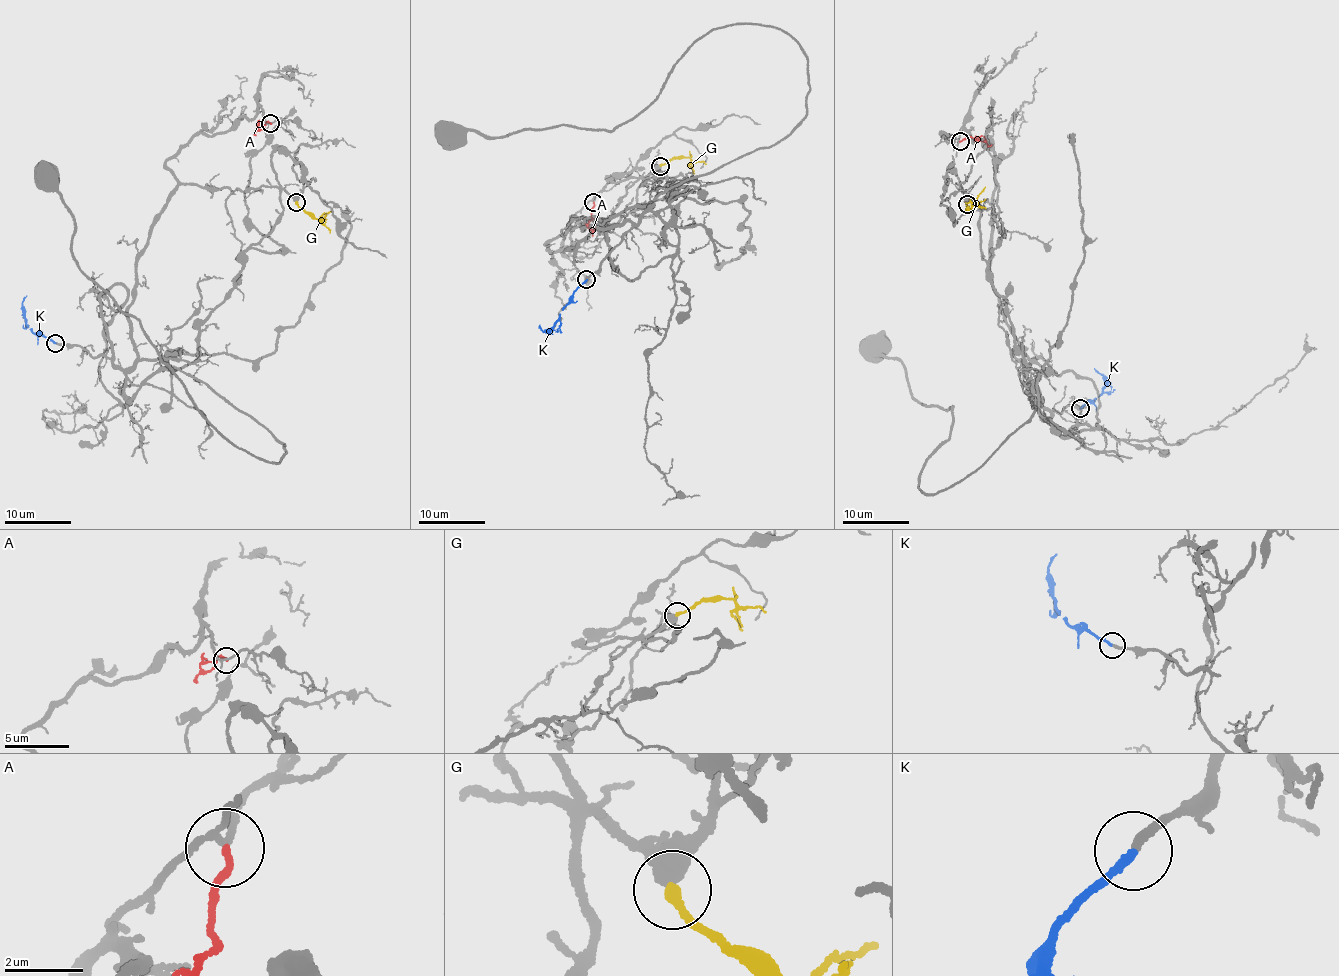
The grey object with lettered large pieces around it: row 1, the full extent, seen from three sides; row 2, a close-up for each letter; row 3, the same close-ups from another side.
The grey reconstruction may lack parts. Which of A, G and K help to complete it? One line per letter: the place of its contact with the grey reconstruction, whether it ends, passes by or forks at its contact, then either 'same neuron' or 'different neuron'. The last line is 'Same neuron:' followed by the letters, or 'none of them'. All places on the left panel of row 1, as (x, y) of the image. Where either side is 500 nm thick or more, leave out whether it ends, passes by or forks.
A: contact (270, 123); it ends; different neuron
G: contact (296, 202); different neuron
K: contact (55, 343); it ends; same neuron
Same neuron: K

